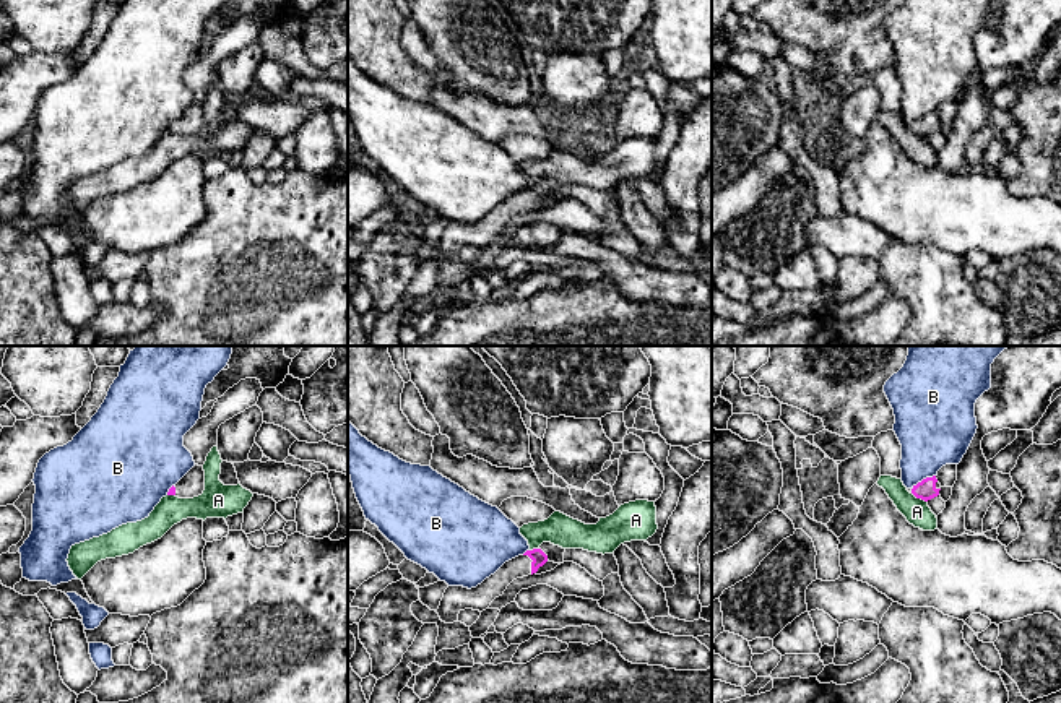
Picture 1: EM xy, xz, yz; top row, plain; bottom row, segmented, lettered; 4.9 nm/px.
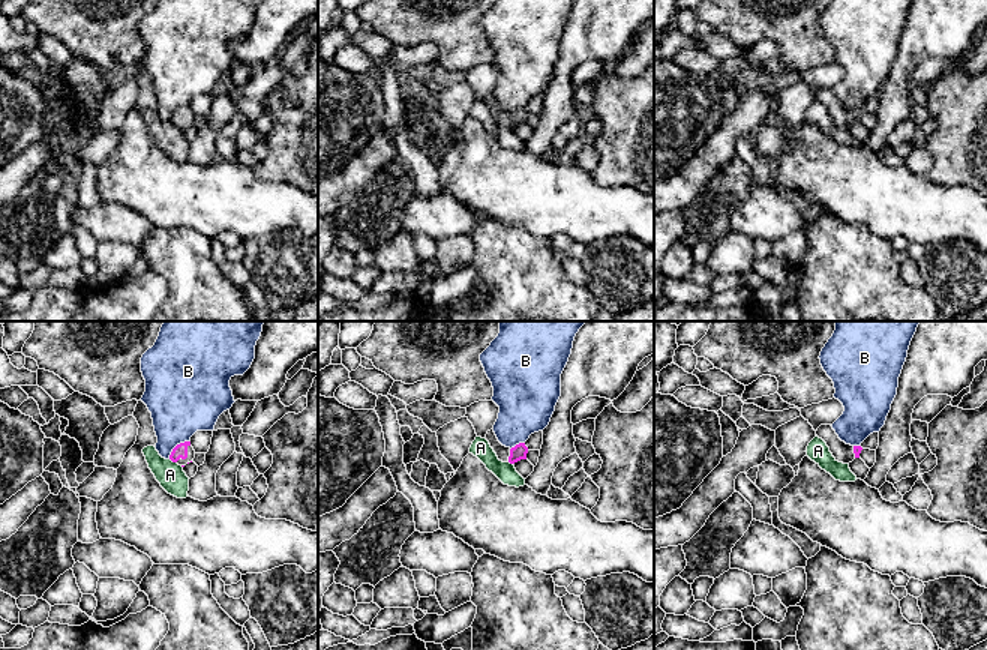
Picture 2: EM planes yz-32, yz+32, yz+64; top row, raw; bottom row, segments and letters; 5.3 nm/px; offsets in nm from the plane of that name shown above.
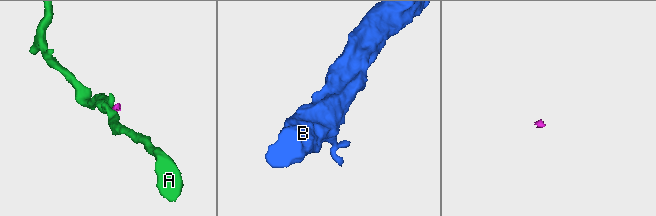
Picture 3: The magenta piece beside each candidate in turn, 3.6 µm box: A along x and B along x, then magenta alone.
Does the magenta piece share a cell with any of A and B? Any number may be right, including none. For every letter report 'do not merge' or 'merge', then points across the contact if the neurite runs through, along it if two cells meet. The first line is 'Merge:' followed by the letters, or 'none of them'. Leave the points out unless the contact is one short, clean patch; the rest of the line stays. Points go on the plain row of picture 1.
Merge: none of them
A: do not merge; border yz (912, 129), (926, 138)
B: do not merge; border yz (935, 111), (922, 116), (912, 125)

